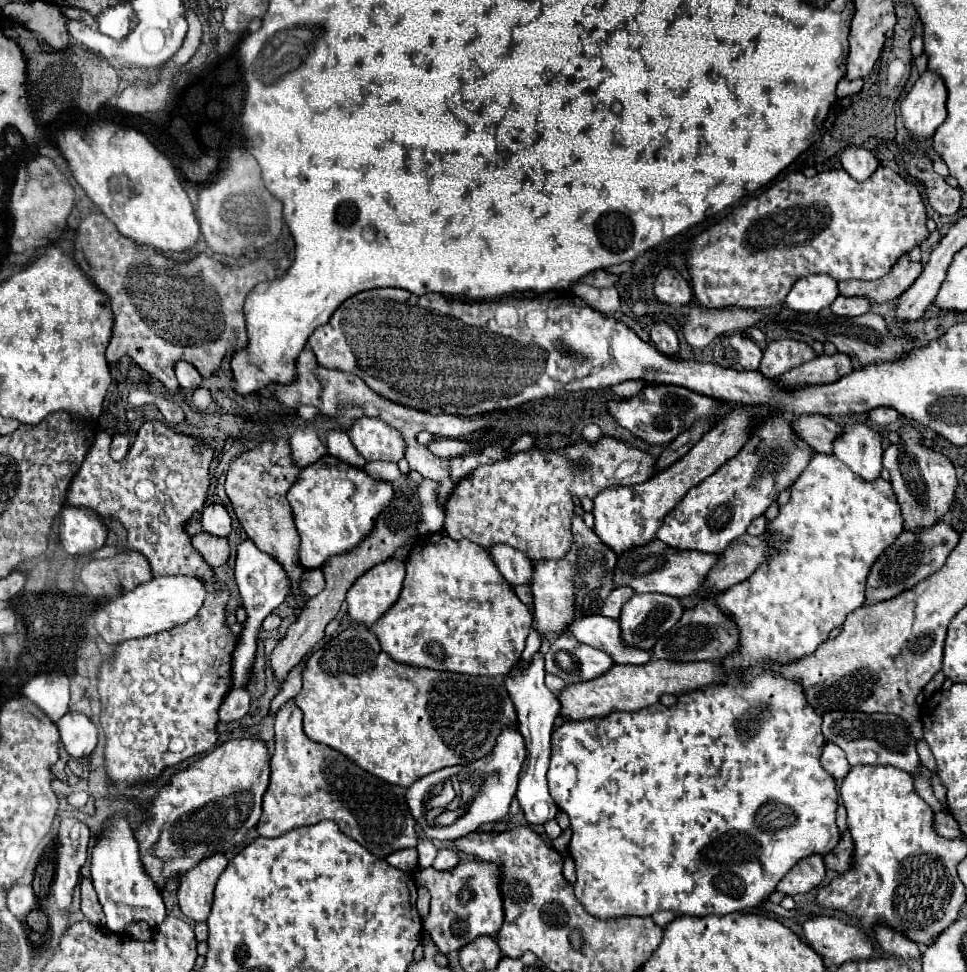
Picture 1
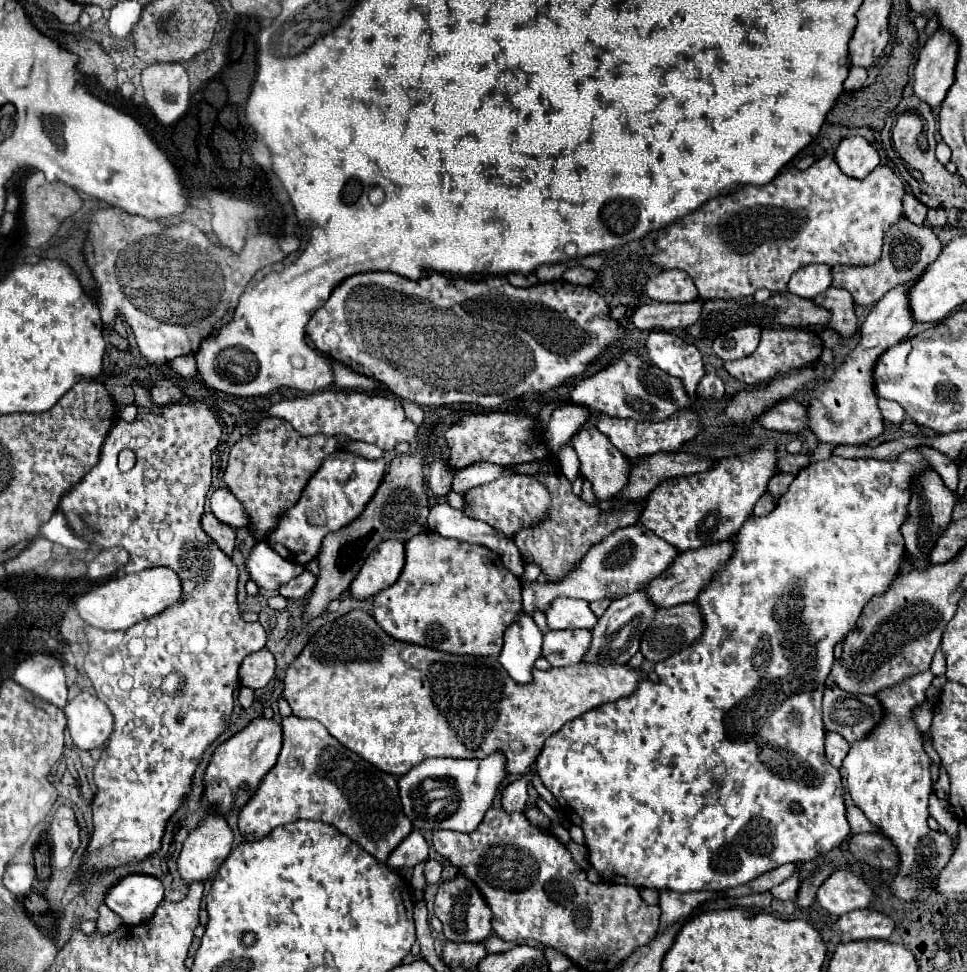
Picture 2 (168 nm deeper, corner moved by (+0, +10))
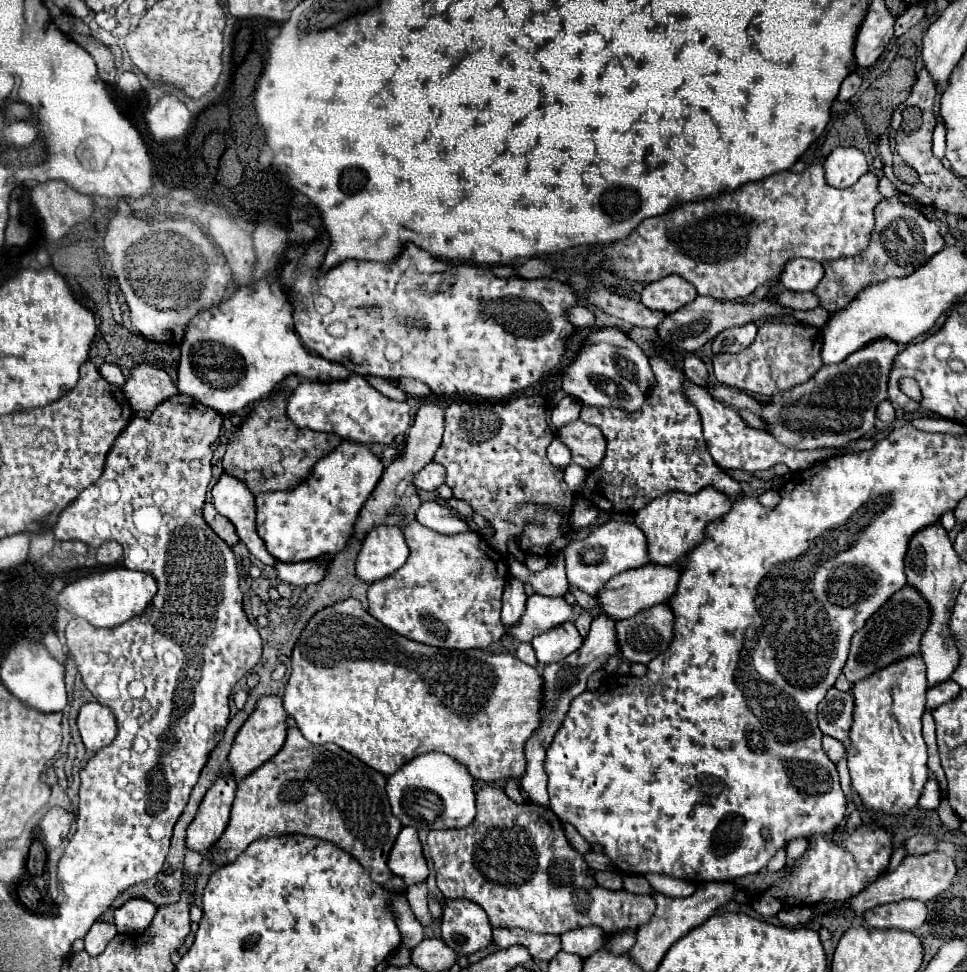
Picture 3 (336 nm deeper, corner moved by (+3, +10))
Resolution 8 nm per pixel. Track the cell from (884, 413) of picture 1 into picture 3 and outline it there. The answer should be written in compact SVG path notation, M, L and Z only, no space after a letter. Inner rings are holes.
M884 400L884 402L878 406L876 416L878 416L878 420L882 420L882 422L892 422L892 420L896 418L896 410L894 410L894 406L892 406L888 400Z

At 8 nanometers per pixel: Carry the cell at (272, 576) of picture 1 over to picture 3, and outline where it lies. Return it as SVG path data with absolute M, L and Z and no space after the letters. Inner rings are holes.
M312 560L312 562L300 562L300 564L276 564L274 570L276 570L276 576L282 578L284 582L302 586L302 584L322 582L328 572L328 566Z

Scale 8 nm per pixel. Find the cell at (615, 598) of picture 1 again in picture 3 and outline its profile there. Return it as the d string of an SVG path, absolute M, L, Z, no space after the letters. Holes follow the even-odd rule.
M582 612L582 614L576 618L576 628L578 628L582 640L586 640L588 632L590 632L590 624L592 624L592 616L590 616L588 612Z

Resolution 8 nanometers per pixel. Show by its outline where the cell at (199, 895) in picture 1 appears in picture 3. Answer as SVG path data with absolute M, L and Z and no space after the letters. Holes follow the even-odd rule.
M232 774L214 780L196 812L196 818L188 826L188 848L206 854L208 848L222 836L230 818L230 806L234 802L236 788L238 782Z

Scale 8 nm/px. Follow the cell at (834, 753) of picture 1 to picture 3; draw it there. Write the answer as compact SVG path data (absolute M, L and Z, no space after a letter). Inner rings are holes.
M824 736L824 750L826 750L828 758L830 758L834 764L838 764L838 760L840 760L840 758L844 756L844 752L846 752L846 748L844 748L842 742L838 742L836 738L828 738L828 736Z

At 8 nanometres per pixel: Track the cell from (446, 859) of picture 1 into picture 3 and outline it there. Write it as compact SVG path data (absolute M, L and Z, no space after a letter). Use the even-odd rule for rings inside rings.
M422 882L422 884L416 884L414 888L410 886L406 890L406 898L408 898L410 908L418 922L424 928L430 928L432 926L432 916L428 908L428 902L426 902L426 892L428 892L428 886L426 886L426 882Z

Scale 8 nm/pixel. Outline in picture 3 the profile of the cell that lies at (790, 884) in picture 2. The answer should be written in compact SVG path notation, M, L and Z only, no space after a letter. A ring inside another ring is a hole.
M794 838L788 842L788 860L796 860L804 854L804 848L808 846L806 838Z

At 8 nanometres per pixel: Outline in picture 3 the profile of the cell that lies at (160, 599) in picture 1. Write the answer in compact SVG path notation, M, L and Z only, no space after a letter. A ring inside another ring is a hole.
M118 566L102 572L92 572L70 582L58 594L58 604L68 612L72 612L74 616L88 620L94 626L112 628L124 624L134 616L140 616L144 608L150 604L150 600L154 598L154 594L156 594L156 580L150 574Z

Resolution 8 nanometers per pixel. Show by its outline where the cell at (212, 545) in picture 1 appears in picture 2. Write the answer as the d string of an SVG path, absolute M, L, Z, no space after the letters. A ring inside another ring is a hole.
M205 514L205 516L201 518L201 526L203 526L205 534L207 534L209 538L213 538L215 544L217 544L227 556L231 556L233 544L235 544L235 530L233 530L231 526L227 526L227 524L221 524L213 514Z

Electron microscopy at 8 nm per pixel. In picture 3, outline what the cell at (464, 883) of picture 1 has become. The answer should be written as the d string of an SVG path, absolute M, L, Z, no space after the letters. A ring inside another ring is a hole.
M446 900L442 912L442 940L454 952L468 956L492 944L488 916L470 900Z

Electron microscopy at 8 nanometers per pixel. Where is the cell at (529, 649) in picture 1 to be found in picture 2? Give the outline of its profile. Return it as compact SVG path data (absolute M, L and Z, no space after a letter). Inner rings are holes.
M639 522L633 526L627 526L627 528L619 528L611 536L607 536L605 540L595 544L587 552L587 556L581 560L581 564L563 582L525 584L523 586L523 610L529 616L533 616L535 610L541 610L545 614L547 608L551 606L551 600L555 600L557 596L569 596L569 598L583 596L583 600L587 600L587 602L601 600L607 596L611 596L611 598L627 596L627 594L643 588L643 584L649 584L651 580L661 576L679 554L681 552L677 548L667 544L663 538L655 536L649 528L643 528L643 524L639 524Z

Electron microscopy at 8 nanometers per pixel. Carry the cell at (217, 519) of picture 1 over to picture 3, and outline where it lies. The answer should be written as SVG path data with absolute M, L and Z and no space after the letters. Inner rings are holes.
M224 472L212 488L212 504L222 516L226 516L236 526L240 540L260 562L264 562L266 566L276 566L276 558L270 556L256 532L254 494L242 480Z

